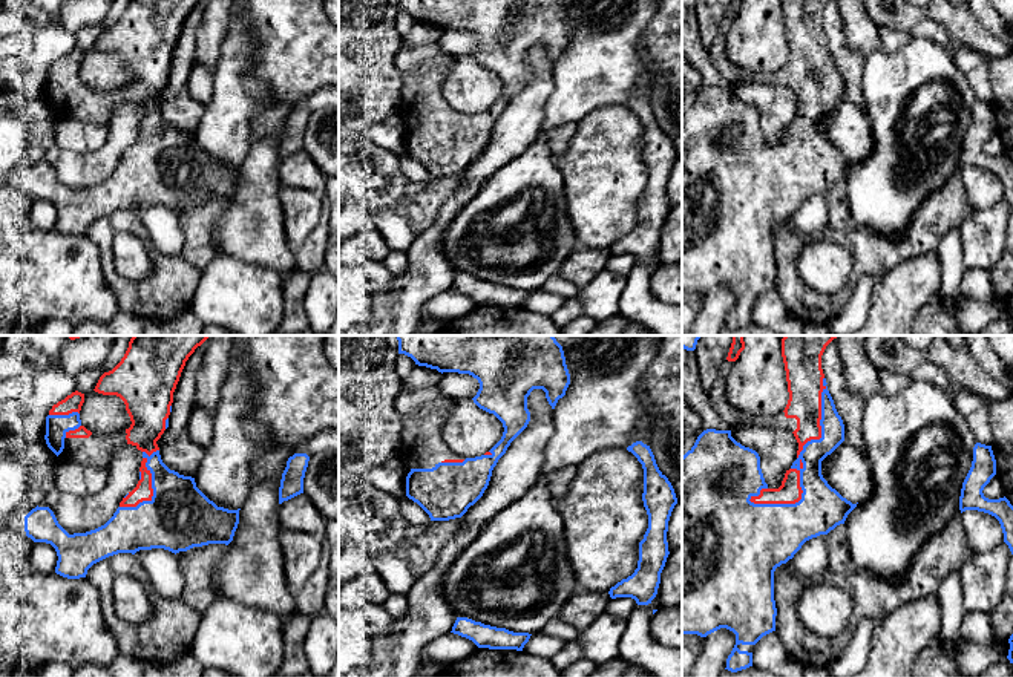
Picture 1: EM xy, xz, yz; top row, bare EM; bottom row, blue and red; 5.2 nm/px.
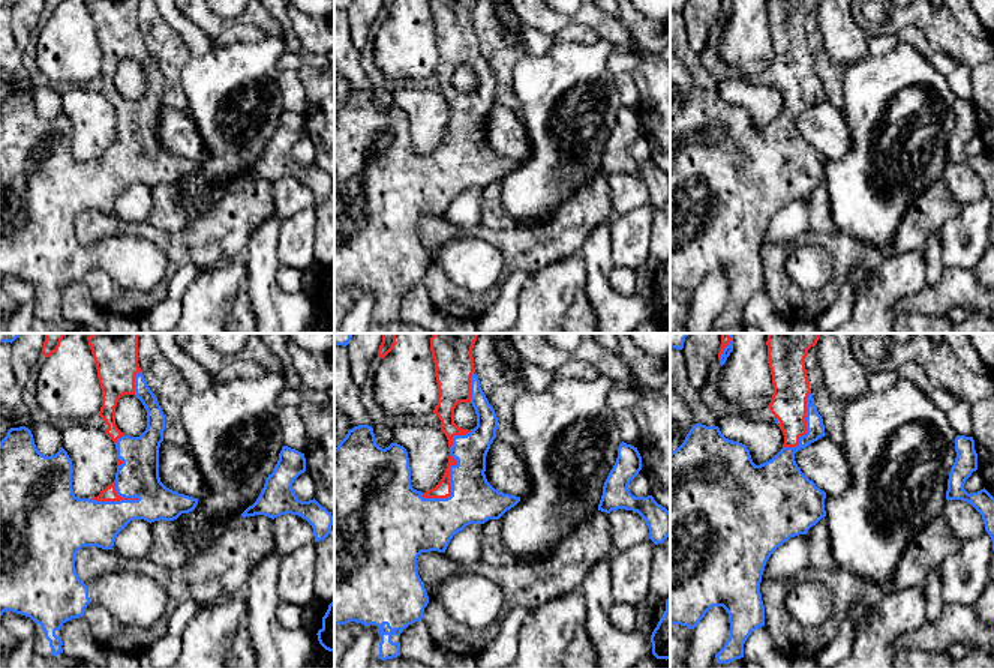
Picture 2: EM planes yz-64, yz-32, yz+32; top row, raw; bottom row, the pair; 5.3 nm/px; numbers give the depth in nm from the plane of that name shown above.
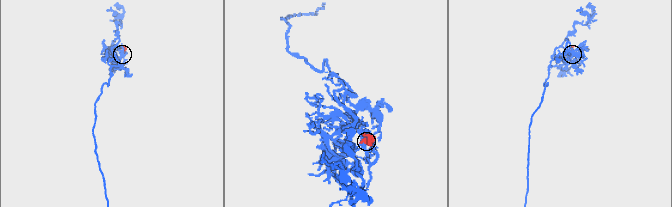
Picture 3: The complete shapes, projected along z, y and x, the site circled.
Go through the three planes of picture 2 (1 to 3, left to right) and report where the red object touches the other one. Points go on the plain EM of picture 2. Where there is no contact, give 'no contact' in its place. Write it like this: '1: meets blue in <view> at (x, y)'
1: meets blue in yz-64 at (114, 165)
2: meets blue in yz-32 at (452, 150)
3: meets blue in yz+32 at (807, 89)

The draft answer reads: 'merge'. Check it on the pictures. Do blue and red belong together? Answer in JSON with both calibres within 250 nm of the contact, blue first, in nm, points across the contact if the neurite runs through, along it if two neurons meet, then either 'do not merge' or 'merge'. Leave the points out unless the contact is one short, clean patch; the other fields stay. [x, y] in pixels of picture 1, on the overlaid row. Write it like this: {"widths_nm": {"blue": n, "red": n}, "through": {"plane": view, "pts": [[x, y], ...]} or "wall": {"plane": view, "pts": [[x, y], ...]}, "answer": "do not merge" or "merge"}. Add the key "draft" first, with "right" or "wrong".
{"draft": "right", "widths_nm": {"blue": 190, "red": 120}, "answer": "merge"}

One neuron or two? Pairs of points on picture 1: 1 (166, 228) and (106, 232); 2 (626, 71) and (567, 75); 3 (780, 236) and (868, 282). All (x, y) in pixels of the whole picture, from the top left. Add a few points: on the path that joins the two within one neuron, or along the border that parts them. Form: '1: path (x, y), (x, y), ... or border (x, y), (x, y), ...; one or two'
1: border (134, 212), (146, 230); two
2: path (613, 55), (604, 46), (596, 46), (583, 60); one
3: border (875, 274), (862, 277), (852, 296), (840, 310); two

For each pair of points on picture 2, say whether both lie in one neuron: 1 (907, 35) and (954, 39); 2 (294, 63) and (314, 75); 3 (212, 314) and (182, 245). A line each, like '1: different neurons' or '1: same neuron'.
1: different neurons
2: different neurons
3: different neurons

